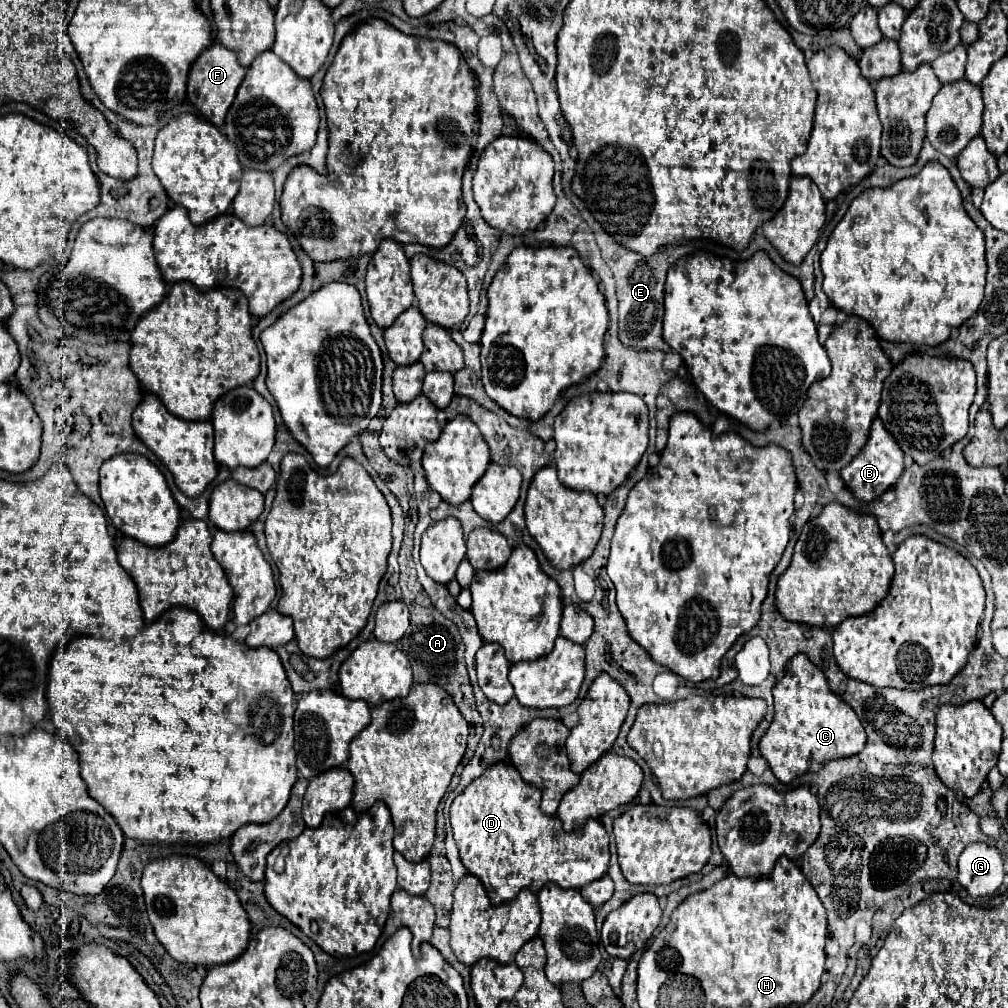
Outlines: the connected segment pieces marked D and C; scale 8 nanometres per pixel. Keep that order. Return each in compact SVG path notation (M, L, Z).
M496 763L490 765L486 773L476 777L450 807L450 823L460 849L460 859L468 873L474 873L482 883L486 883L486 891L490 893L490 901L494 901L494 905L514 899L524 887L538 893L538 889L550 881L562 889L580 889L582 885L604 877L608 871L610 853L604 825L598 819L590 819L580 833L566 833L558 817L544 815L540 811L540 799L542 791L536 785L526 783L514 765Z
M804 653L790 659L782 681L774 685L774 721L758 741L762 757L782 783L806 773L812 763L848 759L866 745L864 727L854 709L830 691L824 673Z

